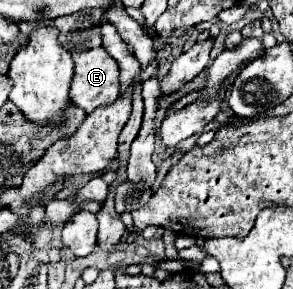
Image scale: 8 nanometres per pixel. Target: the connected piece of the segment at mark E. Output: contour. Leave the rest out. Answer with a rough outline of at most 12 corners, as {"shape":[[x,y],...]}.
{"shape":[[102,46],[72,54],[72,102],[86,114],[116,102],[118,64]]}

